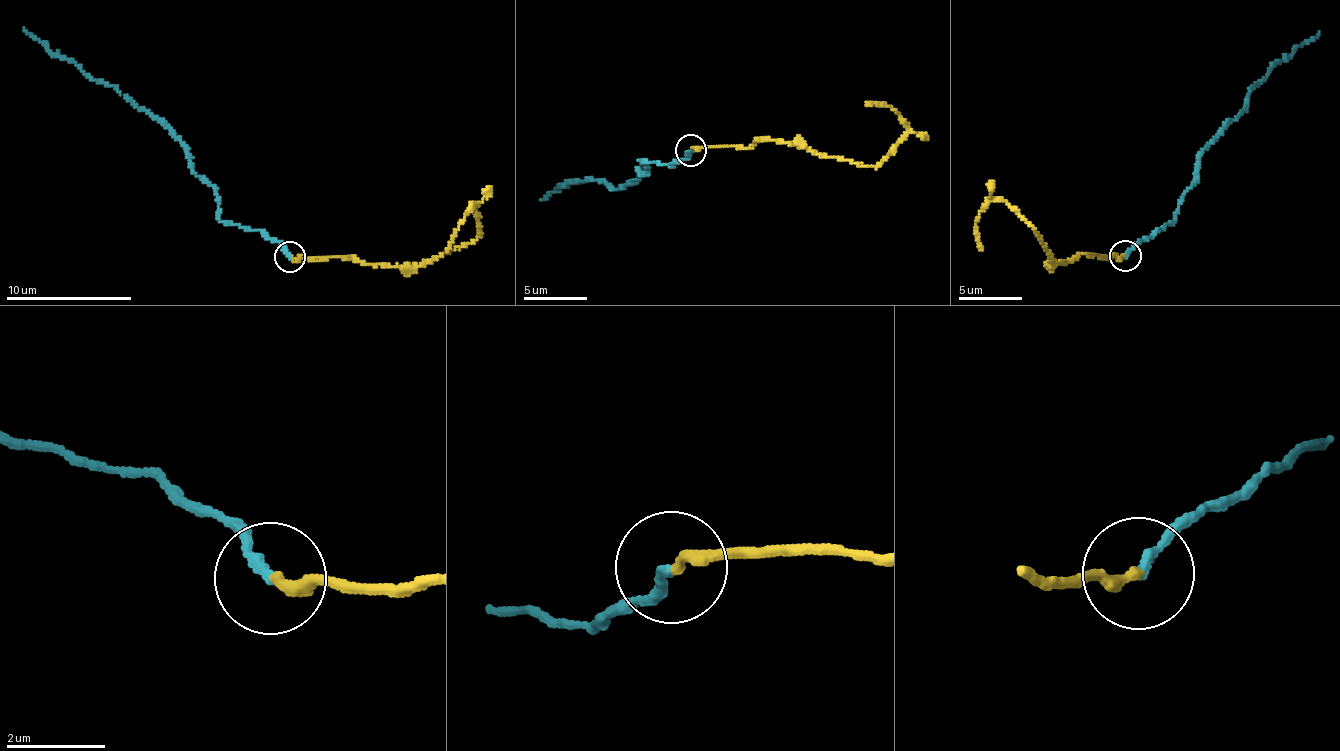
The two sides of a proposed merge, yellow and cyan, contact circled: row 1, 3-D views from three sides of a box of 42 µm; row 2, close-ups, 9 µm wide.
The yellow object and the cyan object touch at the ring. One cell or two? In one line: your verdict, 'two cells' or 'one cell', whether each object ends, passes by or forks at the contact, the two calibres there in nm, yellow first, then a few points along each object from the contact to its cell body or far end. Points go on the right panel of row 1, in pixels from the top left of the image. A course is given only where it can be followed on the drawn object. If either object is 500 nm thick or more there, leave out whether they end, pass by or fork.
two cells | yellow ends | cyan ends | 240/190 nm | yellow via (1126, 255), (1082, 253), (1071, 262), (1048, 262), (1034, 229), (1002, 201), (988, 201), (975, 224), (979, 250) | cyan via (1126, 255), (1156, 228), (1173, 225), (1183, 194), (1198, 179), (1203, 152), (1247, 111), (1250, 88), (1319, 31)

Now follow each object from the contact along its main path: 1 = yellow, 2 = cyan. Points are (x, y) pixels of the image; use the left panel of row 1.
1: (289, 256), (354, 256), (366, 264), (408, 266), (477, 237), (474, 205), (446, 252)
2: (289, 256), (260, 230), (219, 218), (217, 194), (169, 128), (67, 59), (51, 56), (23, 27)

